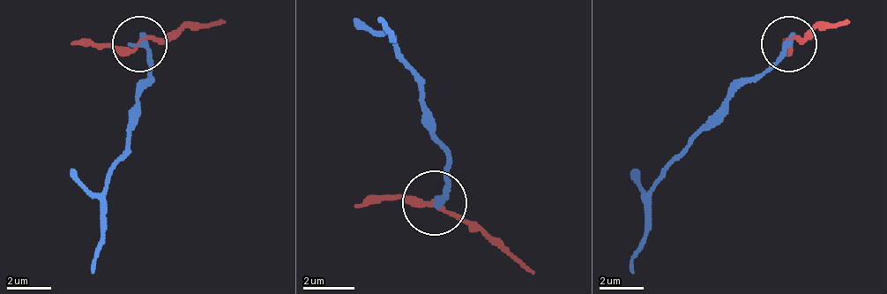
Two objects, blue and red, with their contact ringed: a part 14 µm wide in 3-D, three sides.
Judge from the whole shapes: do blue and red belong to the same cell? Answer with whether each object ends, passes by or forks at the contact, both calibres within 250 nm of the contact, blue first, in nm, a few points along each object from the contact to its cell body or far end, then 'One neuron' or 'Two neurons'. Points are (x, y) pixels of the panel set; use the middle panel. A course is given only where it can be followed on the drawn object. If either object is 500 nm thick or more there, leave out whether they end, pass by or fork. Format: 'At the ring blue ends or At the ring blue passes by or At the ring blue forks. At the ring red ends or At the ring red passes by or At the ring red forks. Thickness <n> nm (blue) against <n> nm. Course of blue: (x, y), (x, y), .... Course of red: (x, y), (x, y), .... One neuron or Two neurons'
At the ring blue ends. At the ring red passes by. Thickness 300 nm (blue) against 200 nm. Course of blue: (433, 200), (445, 194), (445, 149), (394, 46), (394, 40), (381, 20). Course of red: (433, 200), (478, 220), (535, 272). Two neurons

